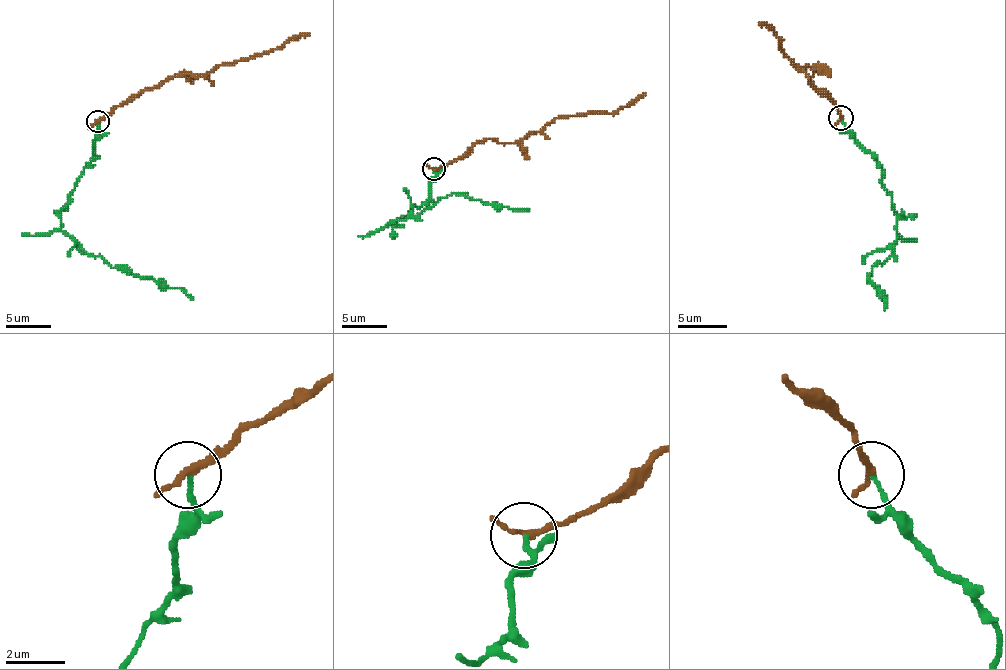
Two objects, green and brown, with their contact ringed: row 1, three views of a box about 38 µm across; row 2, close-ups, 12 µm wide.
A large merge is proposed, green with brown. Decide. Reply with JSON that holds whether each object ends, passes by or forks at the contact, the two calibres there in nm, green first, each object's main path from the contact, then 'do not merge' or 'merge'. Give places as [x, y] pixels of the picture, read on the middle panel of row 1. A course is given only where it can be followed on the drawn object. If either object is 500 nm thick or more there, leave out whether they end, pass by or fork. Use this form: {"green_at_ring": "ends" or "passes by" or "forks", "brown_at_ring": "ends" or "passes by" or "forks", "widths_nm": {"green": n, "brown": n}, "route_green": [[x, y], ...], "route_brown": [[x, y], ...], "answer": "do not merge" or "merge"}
{"green_at_ring": "ends", "brown_at_ring": "passes by", "widths_nm": {"green": 150, "brown": 190}, "route_green": [[433, 168], [435, 172], [431, 195], [397, 220], [417, 216], [454, 193], [529, 209]], "route_brown": [[433, 168], [463, 156], [476, 143], [495, 138], [502, 143], [515, 143], [556, 118], [615, 113], [645, 93]], "answer": "do not merge"}

